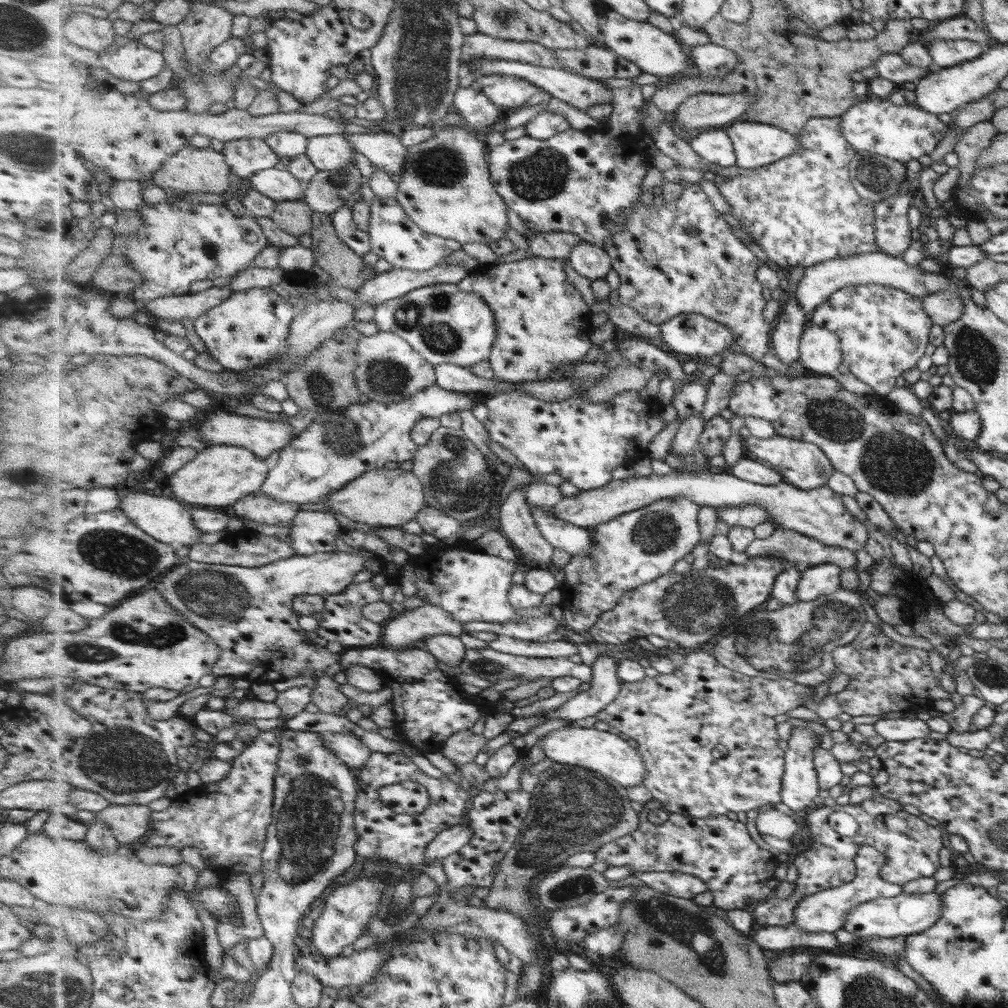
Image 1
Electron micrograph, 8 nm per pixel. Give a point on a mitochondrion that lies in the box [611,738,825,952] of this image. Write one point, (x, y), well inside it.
(637, 907)

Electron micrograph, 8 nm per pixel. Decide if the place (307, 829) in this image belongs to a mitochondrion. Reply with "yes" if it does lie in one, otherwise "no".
yes

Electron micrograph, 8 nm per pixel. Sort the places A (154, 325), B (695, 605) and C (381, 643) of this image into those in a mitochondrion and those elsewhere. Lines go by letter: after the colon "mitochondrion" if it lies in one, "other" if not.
A: other
B: mitochondrion
C: other

